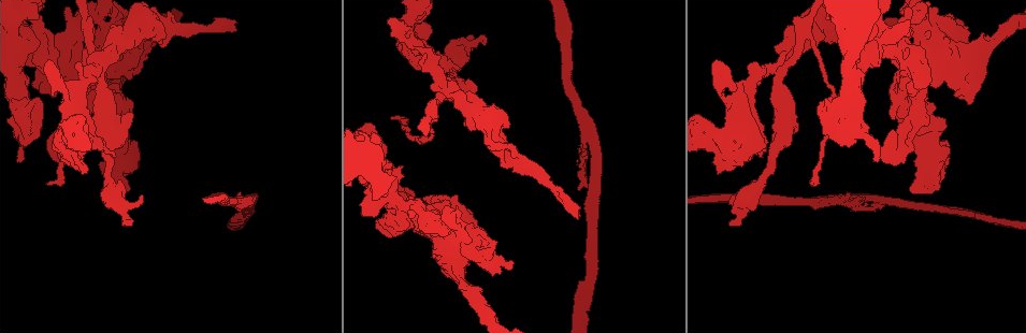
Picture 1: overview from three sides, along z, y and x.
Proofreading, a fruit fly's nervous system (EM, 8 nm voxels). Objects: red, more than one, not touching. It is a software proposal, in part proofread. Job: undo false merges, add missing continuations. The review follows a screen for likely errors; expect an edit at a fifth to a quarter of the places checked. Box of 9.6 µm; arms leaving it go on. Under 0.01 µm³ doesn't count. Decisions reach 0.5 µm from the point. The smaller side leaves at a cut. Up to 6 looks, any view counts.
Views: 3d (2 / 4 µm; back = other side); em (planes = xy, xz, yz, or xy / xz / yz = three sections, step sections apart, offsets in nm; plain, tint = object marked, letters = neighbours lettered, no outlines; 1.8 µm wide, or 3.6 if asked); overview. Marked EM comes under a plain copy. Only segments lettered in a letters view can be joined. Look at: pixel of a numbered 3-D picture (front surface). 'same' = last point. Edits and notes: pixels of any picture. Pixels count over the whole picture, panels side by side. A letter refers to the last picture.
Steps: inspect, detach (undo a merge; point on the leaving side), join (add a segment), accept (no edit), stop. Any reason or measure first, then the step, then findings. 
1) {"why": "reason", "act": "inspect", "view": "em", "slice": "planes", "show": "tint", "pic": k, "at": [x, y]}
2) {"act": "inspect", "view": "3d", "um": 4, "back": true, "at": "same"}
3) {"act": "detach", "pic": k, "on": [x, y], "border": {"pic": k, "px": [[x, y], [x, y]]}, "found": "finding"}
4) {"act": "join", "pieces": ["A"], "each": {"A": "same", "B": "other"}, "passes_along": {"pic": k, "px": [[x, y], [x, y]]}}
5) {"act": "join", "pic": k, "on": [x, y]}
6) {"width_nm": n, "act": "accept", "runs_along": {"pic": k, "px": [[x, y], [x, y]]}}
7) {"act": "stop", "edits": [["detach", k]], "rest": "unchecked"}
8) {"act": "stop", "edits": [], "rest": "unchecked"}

{"why": "branch stops here", "act": "inspect", "view": "3d", "um": 2, "pic": 1, "at": [425, 23]}

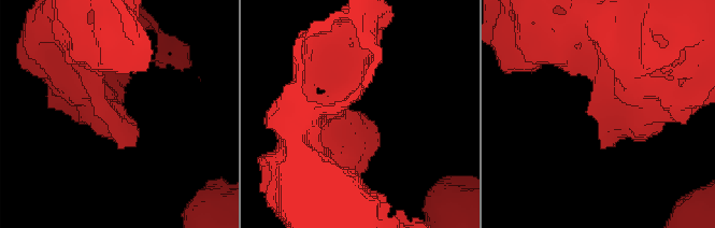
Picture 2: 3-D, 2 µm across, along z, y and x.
{"why": "shape alone is not enough", "act": "inspect", "view": "em", "slice": "planes", "show": "tint", "pic": 2, "at": [358, 119]}

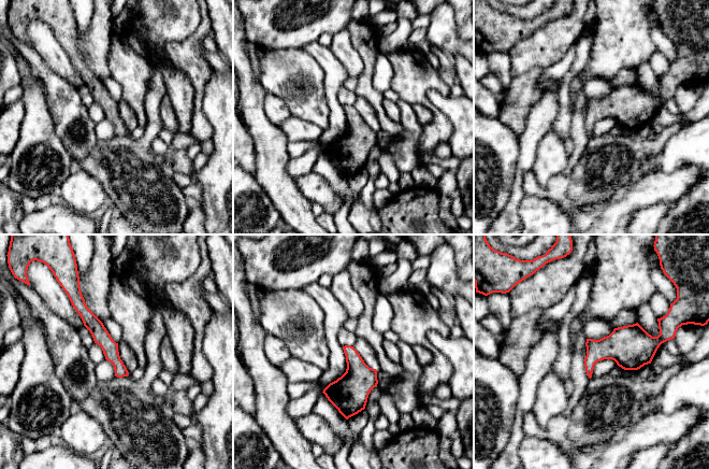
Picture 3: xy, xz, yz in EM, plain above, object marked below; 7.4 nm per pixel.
{"act": "inspect", "view": "em", "slice": "planes", "show": "letters", "at": "same"}

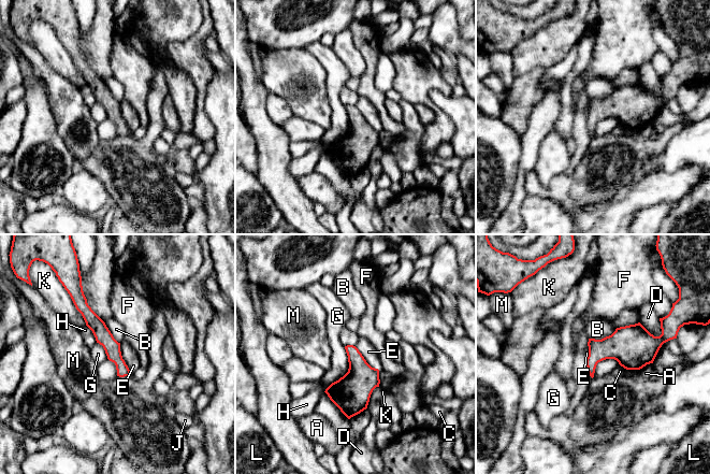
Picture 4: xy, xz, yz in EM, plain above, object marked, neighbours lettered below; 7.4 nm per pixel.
{"act": "accept", "each": {"A": "other", "B": "other", "C": "other", "D": "other", "E": "other", "F": "other", "G": "other", "H": "other", "J": "other", "K": "other", "L": "other", "M": "other"}, "border": {"pic": 4, "px": [[119, 343], [121, 358], [130, 375]]}, "found": "no lettered segment goes on from it"}

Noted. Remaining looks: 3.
{"why": "sudden change in width", "act": "inspect", "view": "3d", "um": 2, "pic": 1, "at": [99, 64]}

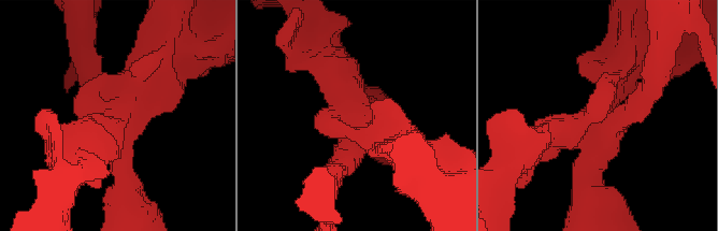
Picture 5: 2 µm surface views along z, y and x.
{"arms": 3, "arm_widths_nm": [220, 240, 320], "why": "shape alone is not enough", "act": "inspect", "view": "em", "slice": "planes", "show": "letters", "pic": 5, "at": [608, 115]}

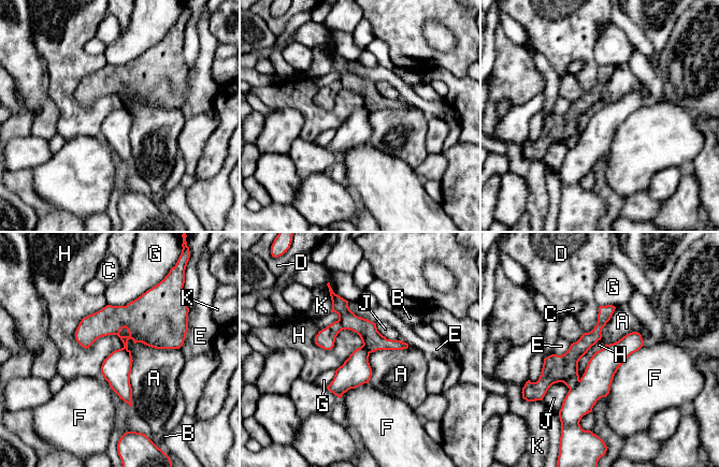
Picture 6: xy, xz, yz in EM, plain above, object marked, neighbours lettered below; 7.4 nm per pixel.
{"act": "detach", "pic": 6, "on": [595, 382], "each": {"A": "other", "B": "other", "C": "other", "D": "other", "E": "other", "F": "other", "G": "other", "H": "other", "J": "other", "K": "other"}, "found": "two neurons meet here"}

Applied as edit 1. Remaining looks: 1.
{"why": "abrupt turn", "act": "inspect", "view": "em", "slice": "planes", "show": "letters", "pic": 1, "at": [399, 222]}

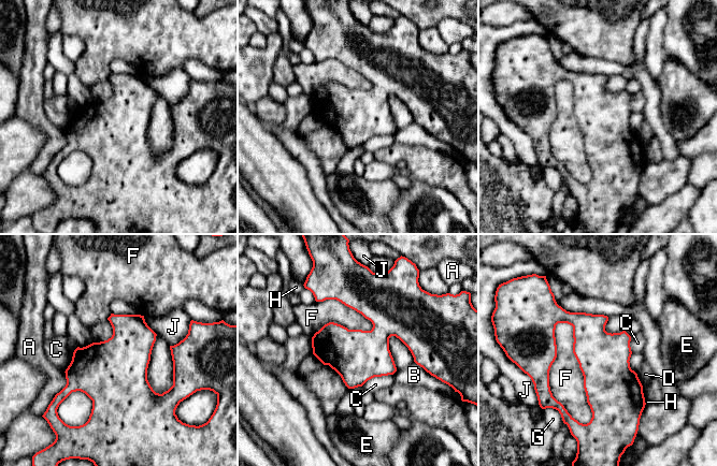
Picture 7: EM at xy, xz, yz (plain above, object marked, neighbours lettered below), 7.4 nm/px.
{"act": "accept", "each": {"A": "other", "B": "other", "C": "other", "D": "other", "E": "other", "F": "other", "G": "other", "H": "other", "J": "other"}, "border": {"pic": 7, "px": [[558, 322], [572, 326], [586, 424]]}, "found": "one neuron here"}

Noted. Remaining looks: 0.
{"act": "stop", "edits": [["detach", 6]], "rest": "unchecked"}

